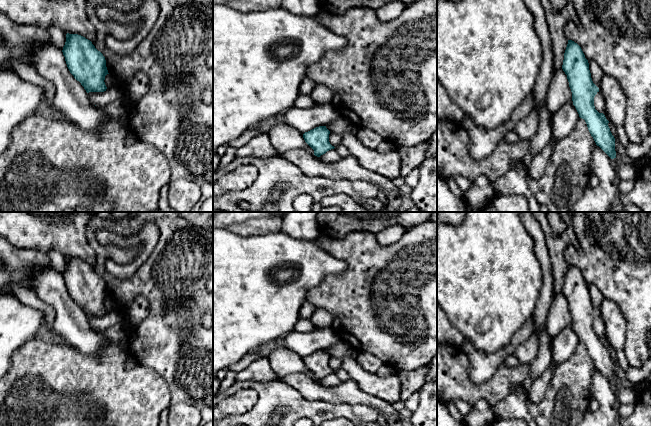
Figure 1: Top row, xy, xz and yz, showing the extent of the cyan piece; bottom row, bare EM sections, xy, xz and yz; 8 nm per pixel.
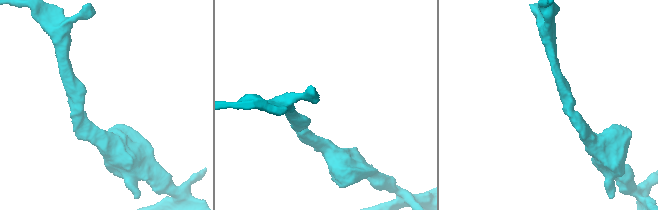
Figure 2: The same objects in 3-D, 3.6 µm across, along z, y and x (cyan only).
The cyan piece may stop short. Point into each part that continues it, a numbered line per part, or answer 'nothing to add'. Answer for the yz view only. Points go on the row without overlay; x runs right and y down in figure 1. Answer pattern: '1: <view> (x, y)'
1: yz (566, 401)

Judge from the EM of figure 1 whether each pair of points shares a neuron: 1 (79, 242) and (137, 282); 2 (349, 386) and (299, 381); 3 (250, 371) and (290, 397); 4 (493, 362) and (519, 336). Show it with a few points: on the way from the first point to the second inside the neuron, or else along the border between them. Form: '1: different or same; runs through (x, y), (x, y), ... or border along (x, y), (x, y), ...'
1: different; border along (86, 231), (86, 240), (96, 257), (92, 266)
2: same; runs through (337, 392), (318, 392), (311, 389)
3: different; border along (240, 380), (281, 380), (287, 384)
4: same; runs through (500, 355), (514, 343)

